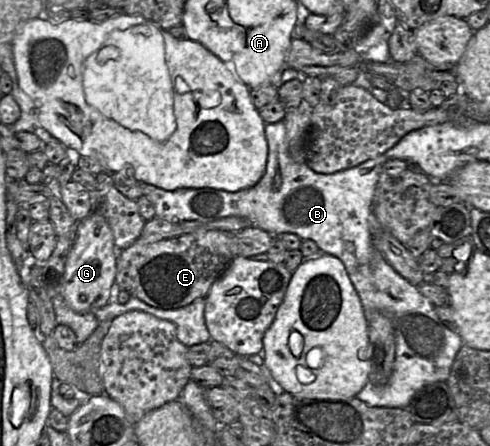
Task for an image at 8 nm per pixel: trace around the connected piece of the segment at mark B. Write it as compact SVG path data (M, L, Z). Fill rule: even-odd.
M283 120L279 121L279 122L276 122L276 123L266 123L265 124L265 128L264 128L264 131L265 131L265 137L266 137L266 140L267 140L267 144L268 144L268 158L267 158L267 163L266 163L266 170L265 170L265 173L263 175L263 177L260 179L260 181L253 187L250 187L250 188L247 188L247 189L243 189L243 190L239 190L239 191L236 191L236 192L228 192L228 191L225 191L225 190L220 190L220 189L215 189L215 188L210 188L210 187L204 187L204 188L180 188L180 189L177 189L177 190L174 190L174 191L167 191L167 190L164 190L164 189L161 189L161 188L158 188L156 186L153 186L151 184L146 184L146 183L141 183L140 184L140 187L142 189L142 194L145 195L154 205L154 208L155 208L155 217L159 218L159 219L162 219L162 220L165 220L165 221L168 221L168 222L171 222L171 223L177 223L177 222L182 222L182 221L199 221L199 222L209 222L209 221L214 221L214 220L218 220L218 219L222 219L222 218L226 218L226 217L231 217L231 216L236 216L236 217L242 217L242 218L245 218L247 219L253 226L256 226L258 228L261 228L262 230L264 231L267 231L268 233L270 233L271 235L274 235L274 236L279 236L280 234L283 234L283 233L294 233L296 235L298 235L302 240L313 240L317 246L320 248L320 251L322 253L327 253L327 254L330 254L330 255L333 255L333 256L336 256L337 258L339 258L342 263L344 264L345 266L345 269L348 273L348 276L353 284L353 286L355 287L358 295L359 295L359 298L360 298L360 301L361 301L361 304L362 304L362 307L363 307L363 310L364 310L364 313L365 313L365 317L366 317L366 312L367 311L378 311L380 313L383 313L385 314L386 316L389 317L389 319L391 320L392 322L392 326L393 326L393 331L394 331L394 338L395 338L395 359L394 359L394 366L393 366L393 372L392 372L392 375L388 381L388 383L386 385L383 385L383 386L377 386L377 385L374 385L372 384L371 382L367 382L365 384L365 386L357 393L356 397L363 401L364 403L370 405L370 406L375 406L375 407L389 407L389 408L406 408L407 405L409 404L411 398L413 397L413 395L420 389L422 388L423 386L429 384L429 383L432 383L432 382L437 382L437 381L446 381L448 379L448 376L449 376L449 373L450 373L450 370L451 370L451 367L452 367L452 364L455 360L455 357L458 353L458 351L460 350L460 348L462 347L463 345L463 340L462 338L459 336L458 333L455 333L451 330L449 330L438 318L436 312L435 312L435 306L425 297L423 296L420 291L418 290L418 288L414 285L412 285L411 283L409 283L406 279L404 279L399 273L396 272L396 270L394 270L392 268L392 266L386 261L386 259L384 258L384 256L382 255L382 253L380 251L378 251L374 245L374 221L375 221L375 216L373 215L372 213L372 206L373 206L373 199L374 199L374 194L375 194L375 189L376 189L376 185L379 181L379 177L380 177L380 173L381 173L381 168L382 166L384 165L384 163L389 160L389 159L392 159L392 158L396 158L396 157L391 157L391 158L388 158L387 156L385 156L384 154L381 154L373 159L370 159L370 160L367 160L355 167L352 167L352 168L348 168L348 169L344 169L344 170L340 170L340 171L336 171L334 173L319 173L319 172L315 172L314 170L312 170L308 165L307 163L298 163L296 162L290 155L289 153L289 148L288 148L288 140L287 140L287 133L286 133L286 127L285 127L285 123Z

